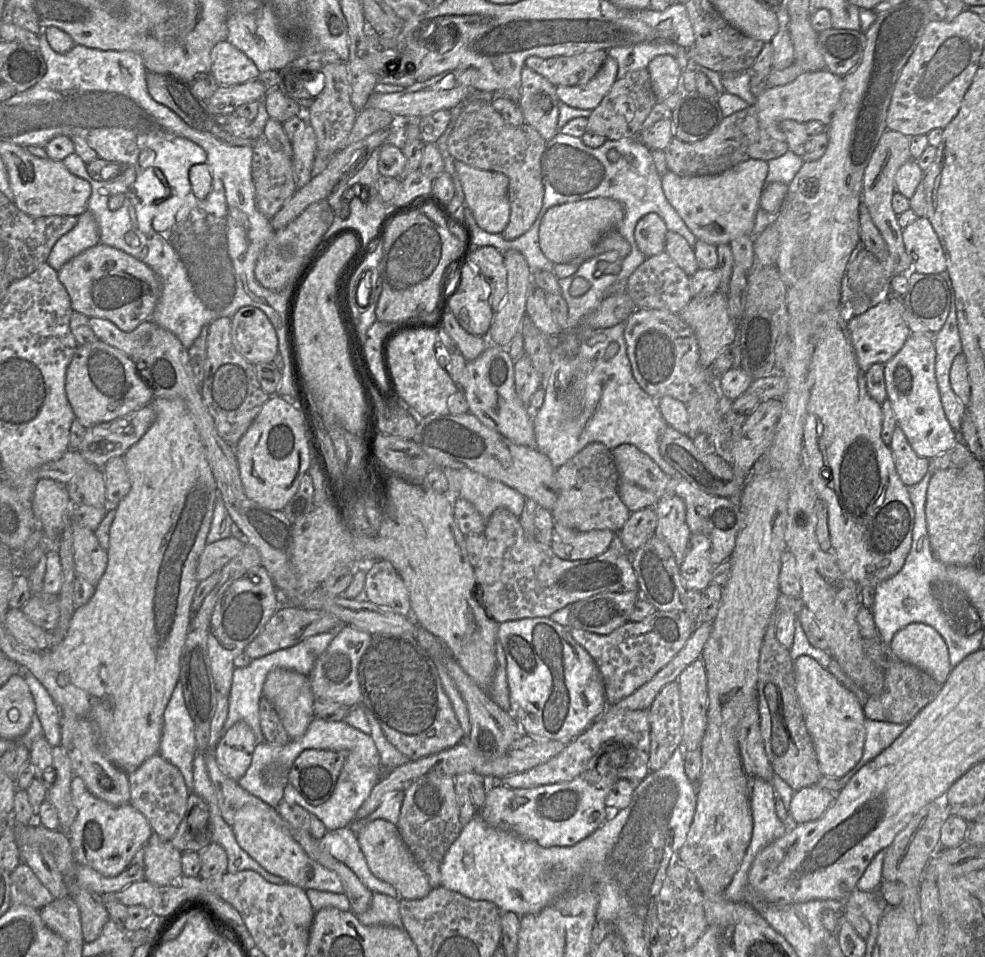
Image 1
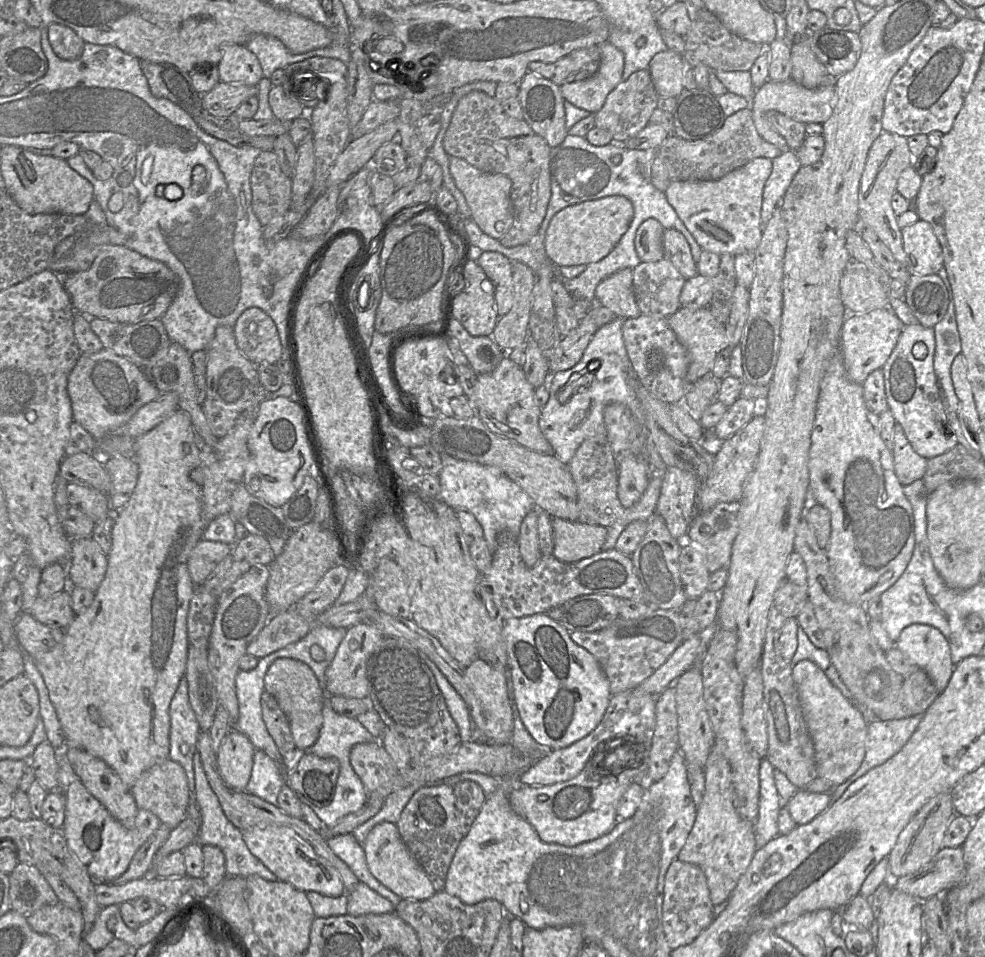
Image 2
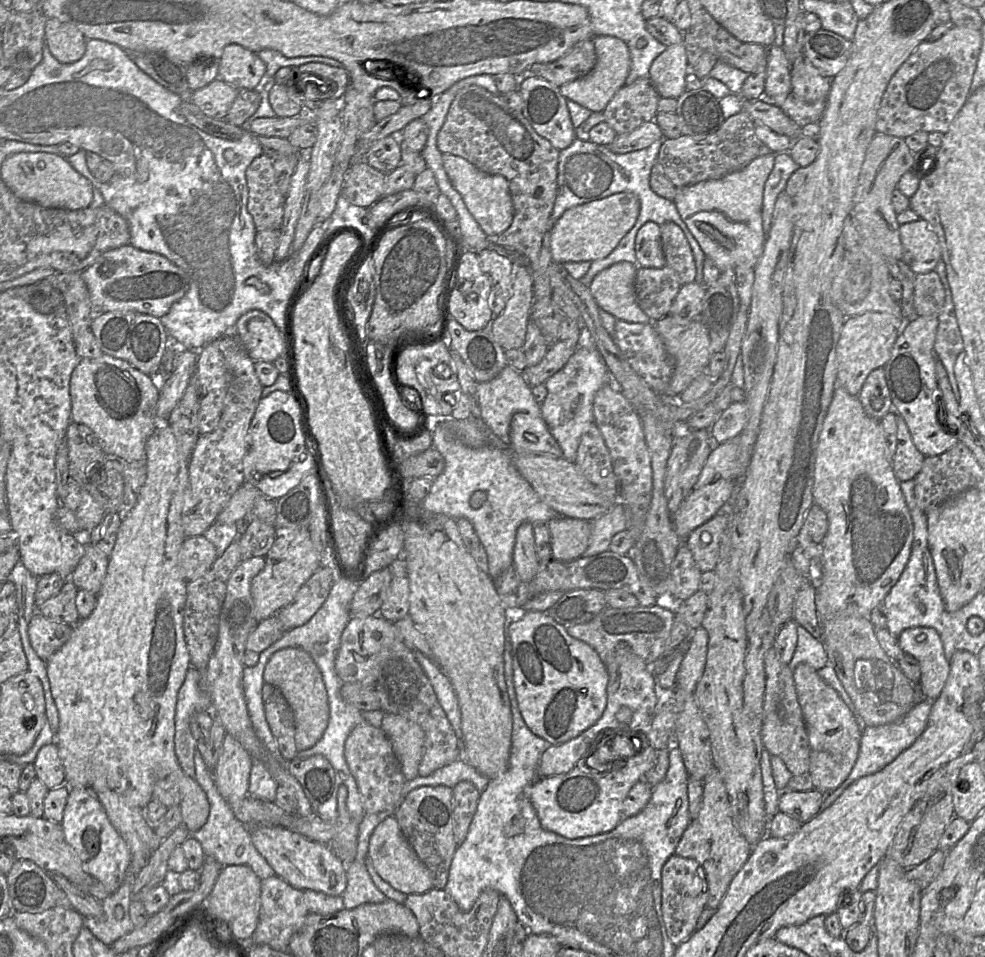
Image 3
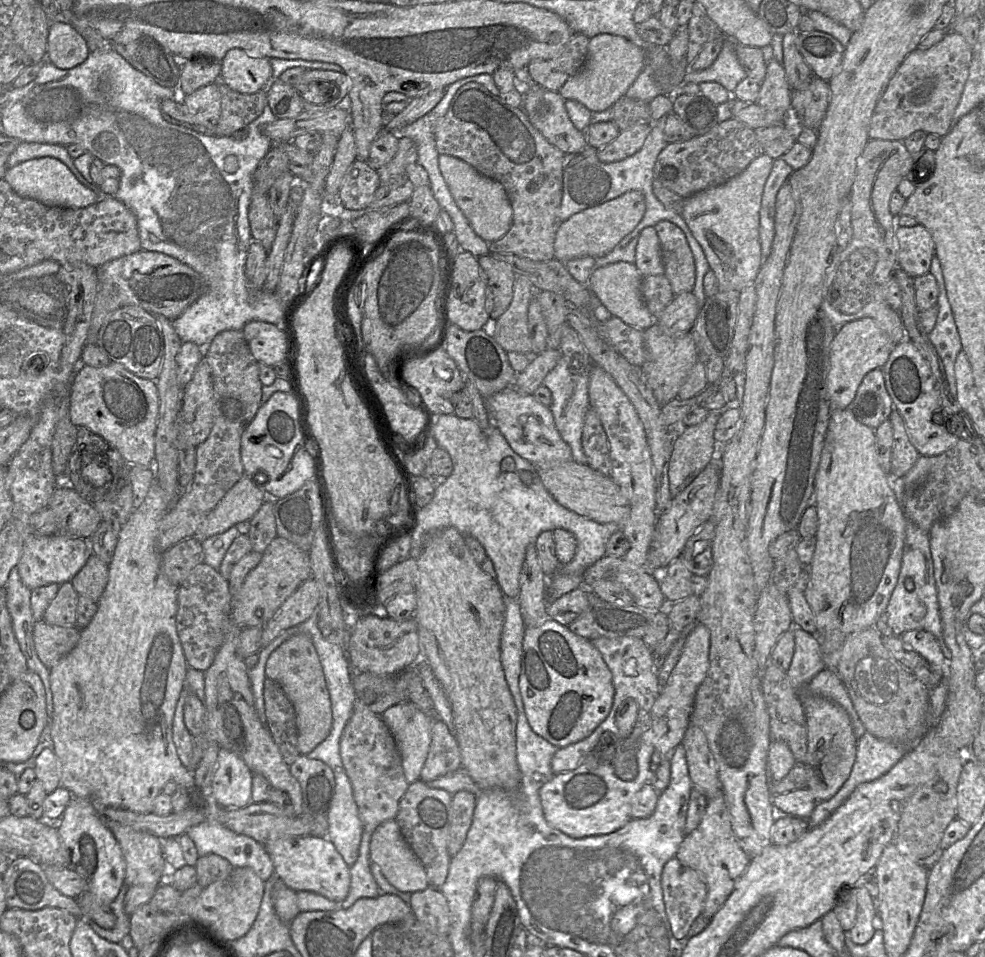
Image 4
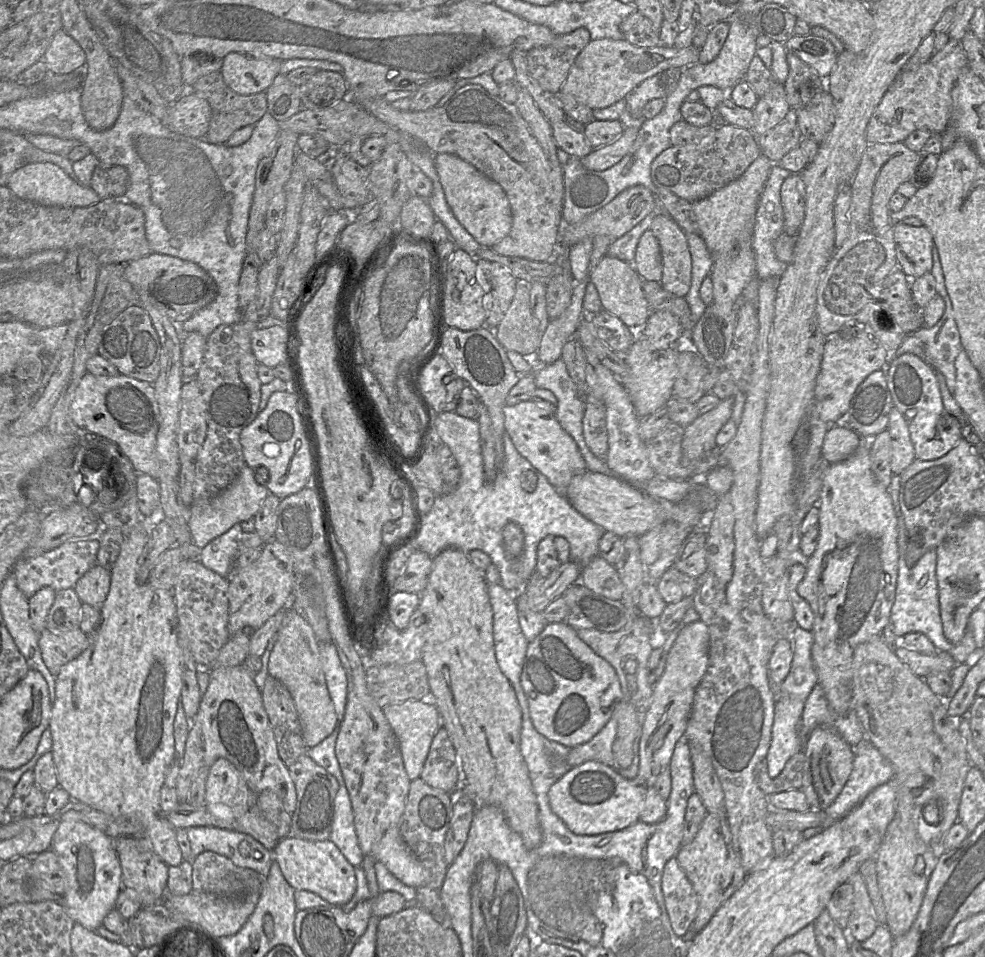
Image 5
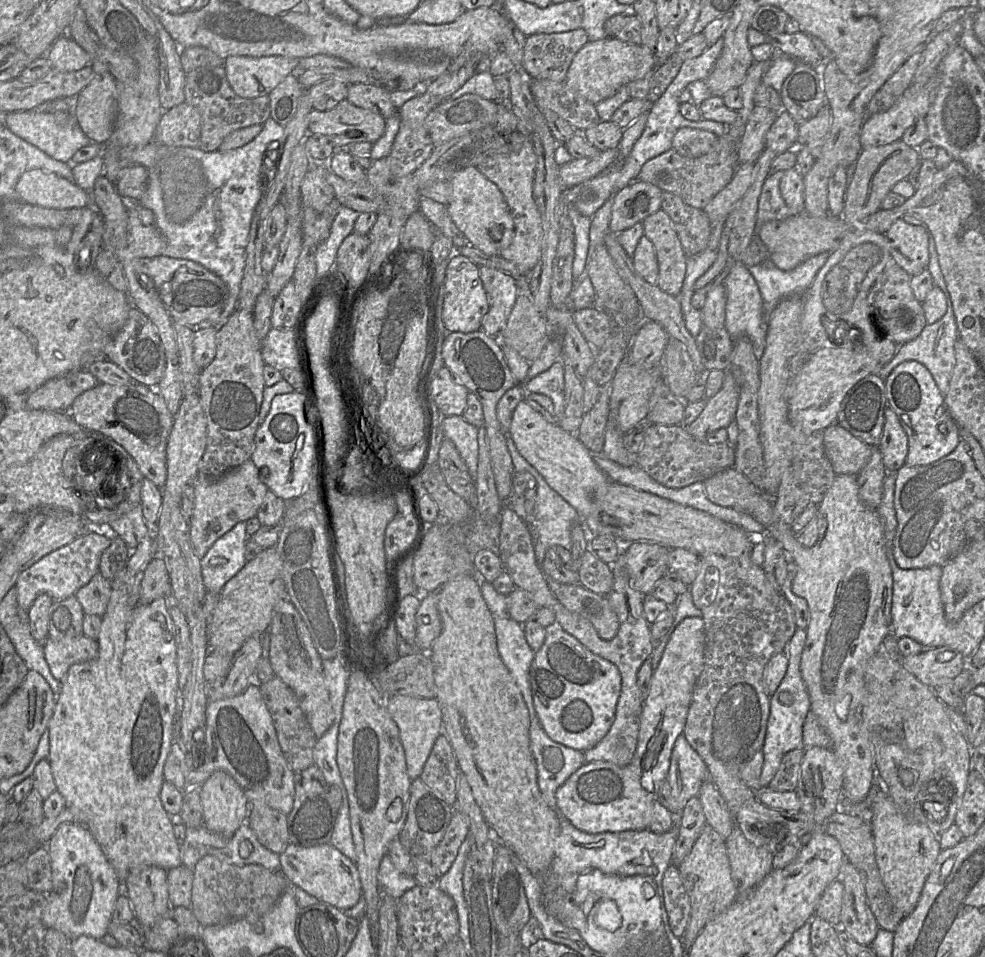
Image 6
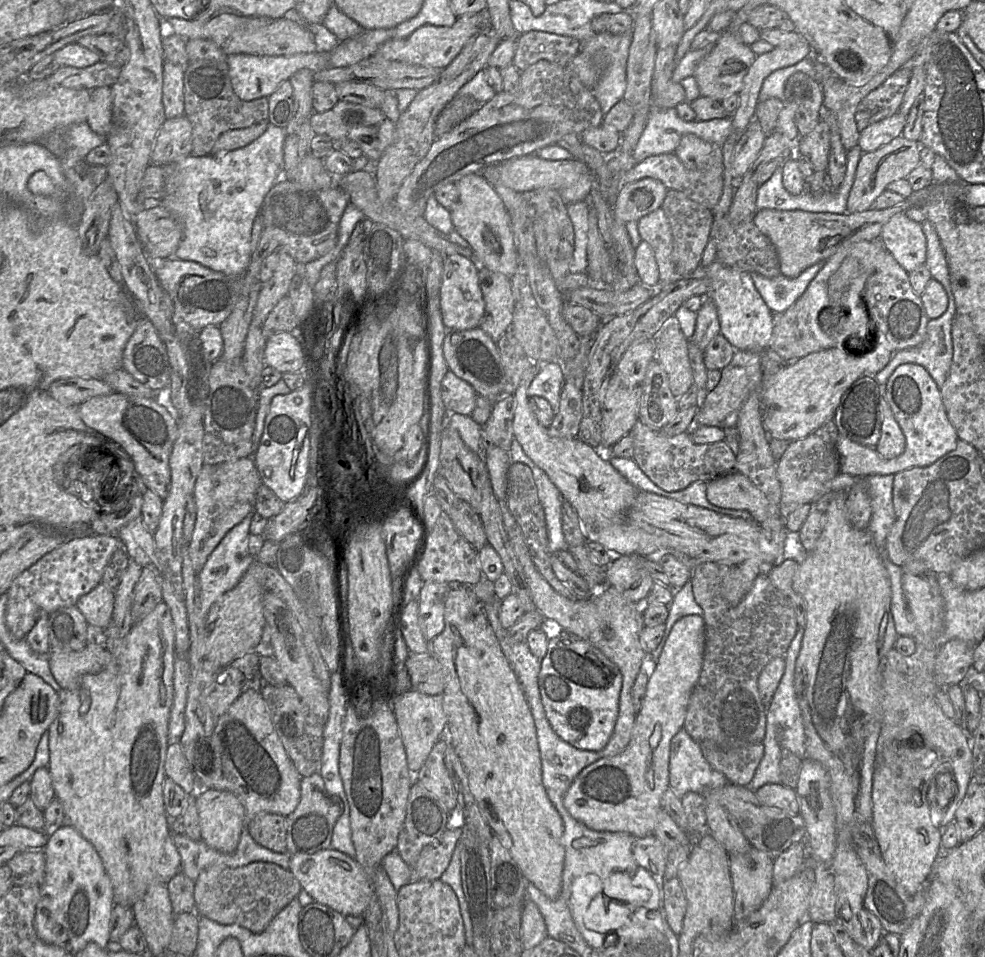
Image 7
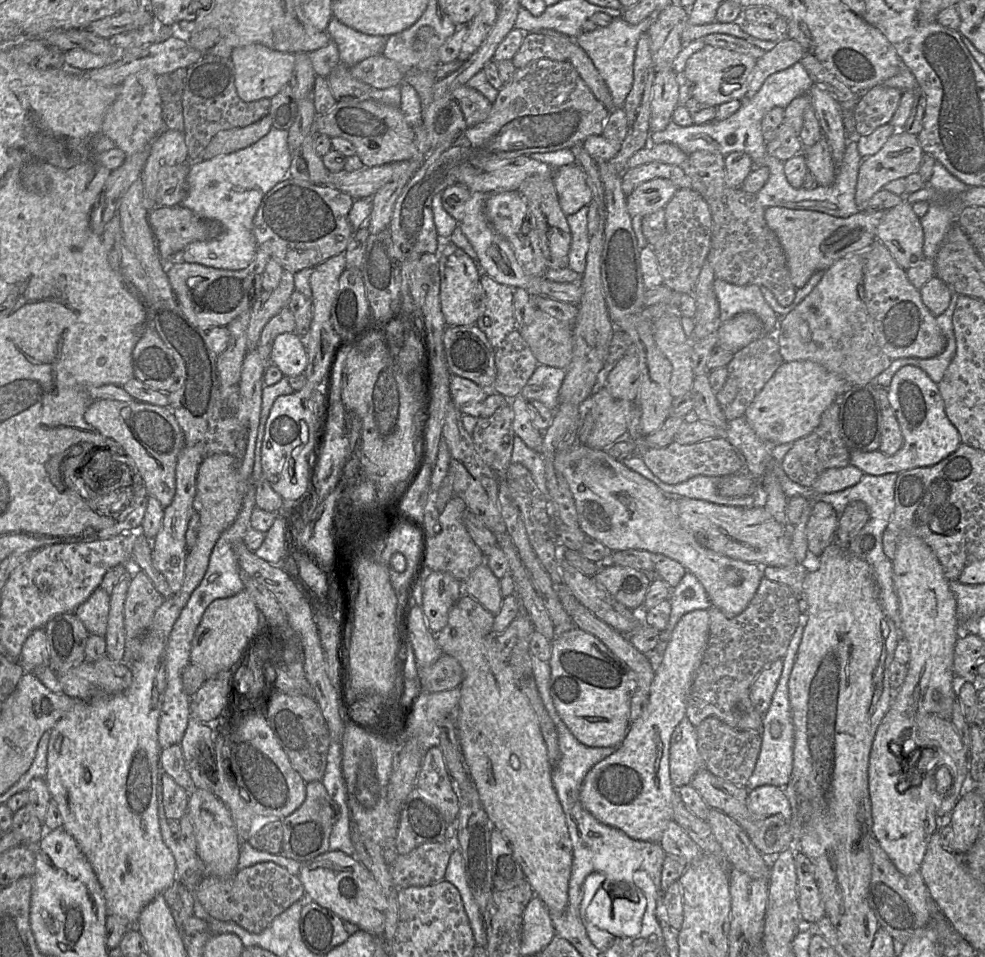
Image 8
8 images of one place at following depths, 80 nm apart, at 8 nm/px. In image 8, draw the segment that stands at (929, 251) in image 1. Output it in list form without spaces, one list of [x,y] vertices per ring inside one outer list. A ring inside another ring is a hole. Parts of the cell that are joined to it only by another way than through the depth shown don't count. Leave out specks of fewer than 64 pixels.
[[[907,200],[884,212],[876,238],[887,247],[904,270],[925,257],[924,230],[913,205]]]

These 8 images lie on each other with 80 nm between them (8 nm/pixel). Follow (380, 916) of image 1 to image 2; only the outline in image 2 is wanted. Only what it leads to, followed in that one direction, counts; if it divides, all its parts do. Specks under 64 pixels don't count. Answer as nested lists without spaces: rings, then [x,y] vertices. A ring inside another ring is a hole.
[[[359,882],[351,894],[347,894],[347,914],[362,916],[367,914],[388,914],[395,912],[394,905],[366,884]]]

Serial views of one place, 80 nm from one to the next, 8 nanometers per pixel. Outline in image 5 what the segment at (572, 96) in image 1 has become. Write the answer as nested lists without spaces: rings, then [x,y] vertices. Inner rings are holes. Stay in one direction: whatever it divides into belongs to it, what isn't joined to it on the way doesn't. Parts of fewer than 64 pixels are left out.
[[[602,38],[591,40],[577,56],[560,91],[573,96],[591,109],[606,108],[625,99],[641,82],[670,68],[697,63],[700,50],[692,44],[684,47],[635,46],[627,40]]]

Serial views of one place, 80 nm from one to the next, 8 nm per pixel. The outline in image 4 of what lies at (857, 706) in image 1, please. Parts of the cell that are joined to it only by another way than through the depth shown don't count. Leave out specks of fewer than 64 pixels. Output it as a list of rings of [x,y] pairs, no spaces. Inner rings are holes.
[[[807,686],[800,691],[807,723],[807,753],[804,764],[809,774],[808,789],[817,803],[831,799],[848,780],[855,762],[858,740],[850,718],[836,703],[812,694]]]

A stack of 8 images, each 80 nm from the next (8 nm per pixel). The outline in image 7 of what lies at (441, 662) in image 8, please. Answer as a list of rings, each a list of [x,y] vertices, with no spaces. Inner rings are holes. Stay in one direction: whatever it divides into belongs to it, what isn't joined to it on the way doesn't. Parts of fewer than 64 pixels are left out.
[[[410,653],[405,666],[411,680],[411,689],[427,695],[442,694],[445,670],[437,658],[429,653]]]

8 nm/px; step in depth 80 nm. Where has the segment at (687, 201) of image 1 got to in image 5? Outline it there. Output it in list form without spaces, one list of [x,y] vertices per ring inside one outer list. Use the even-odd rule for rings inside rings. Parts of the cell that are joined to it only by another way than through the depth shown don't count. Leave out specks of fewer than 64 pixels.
[[[762,153],[737,179],[692,204],[700,236],[712,255],[713,266],[709,276],[713,283],[713,302],[718,305],[736,308],[743,289],[756,277],[753,248],[741,249],[738,255],[733,255],[733,241],[739,231],[748,231],[753,236],[760,195],[773,164]]]

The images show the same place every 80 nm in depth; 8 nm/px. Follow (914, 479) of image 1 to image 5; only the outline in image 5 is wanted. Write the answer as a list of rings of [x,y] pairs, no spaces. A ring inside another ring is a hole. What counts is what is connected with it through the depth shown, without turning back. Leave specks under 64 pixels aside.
[[[892,407],[887,429],[891,444],[891,471],[899,475],[915,460],[908,426],[896,407]]]

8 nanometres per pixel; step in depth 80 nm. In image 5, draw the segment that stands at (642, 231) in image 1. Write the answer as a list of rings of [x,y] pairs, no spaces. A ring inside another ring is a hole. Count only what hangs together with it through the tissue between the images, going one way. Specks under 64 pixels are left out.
[[[650,229],[646,230],[639,239],[633,266],[643,280],[660,282],[662,279],[661,249]]]

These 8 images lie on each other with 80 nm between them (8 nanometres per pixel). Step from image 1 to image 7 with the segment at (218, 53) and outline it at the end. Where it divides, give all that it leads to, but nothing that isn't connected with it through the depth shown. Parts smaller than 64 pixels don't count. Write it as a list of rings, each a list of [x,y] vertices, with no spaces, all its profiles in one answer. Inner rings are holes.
[[[329,52],[299,53],[290,56],[268,56],[255,54],[231,54],[226,62],[229,66],[229,76],[234,93],[243,101],[252,101],[271,95],[279,85],[302,68],[313,72],[326,69],[329,66]]]

